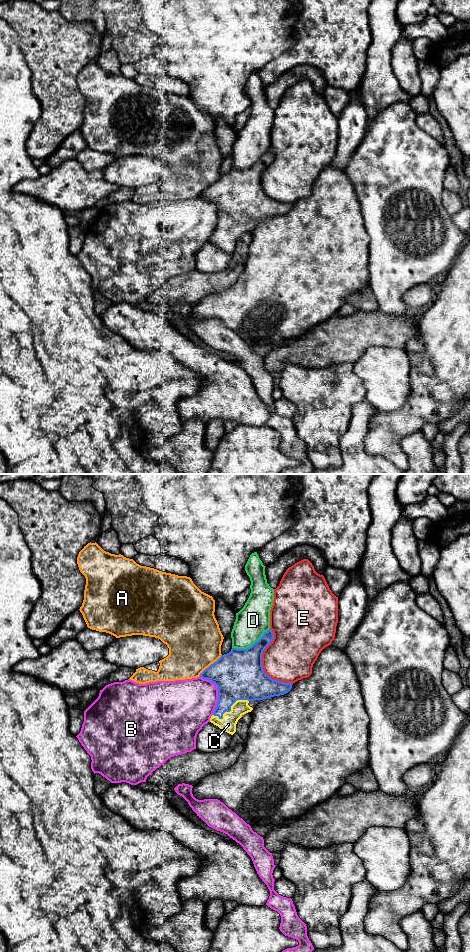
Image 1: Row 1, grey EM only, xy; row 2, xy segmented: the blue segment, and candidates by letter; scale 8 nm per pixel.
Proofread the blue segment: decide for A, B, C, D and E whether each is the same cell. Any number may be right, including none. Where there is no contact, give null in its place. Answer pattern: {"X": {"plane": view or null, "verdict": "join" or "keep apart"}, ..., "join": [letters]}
{"A": {"plane": "xy", "verdict": "keep apart"}, "B": {"plane": "xy", "verdict": "keep apart"}, "C": {"plane": "xy", "verdict": "join"}, "D": {"plane": "xy", "verdict": "keep apart"}, "E": {"plane": "xy", "verdict": "keep apart"}, "join": ["C"]}

